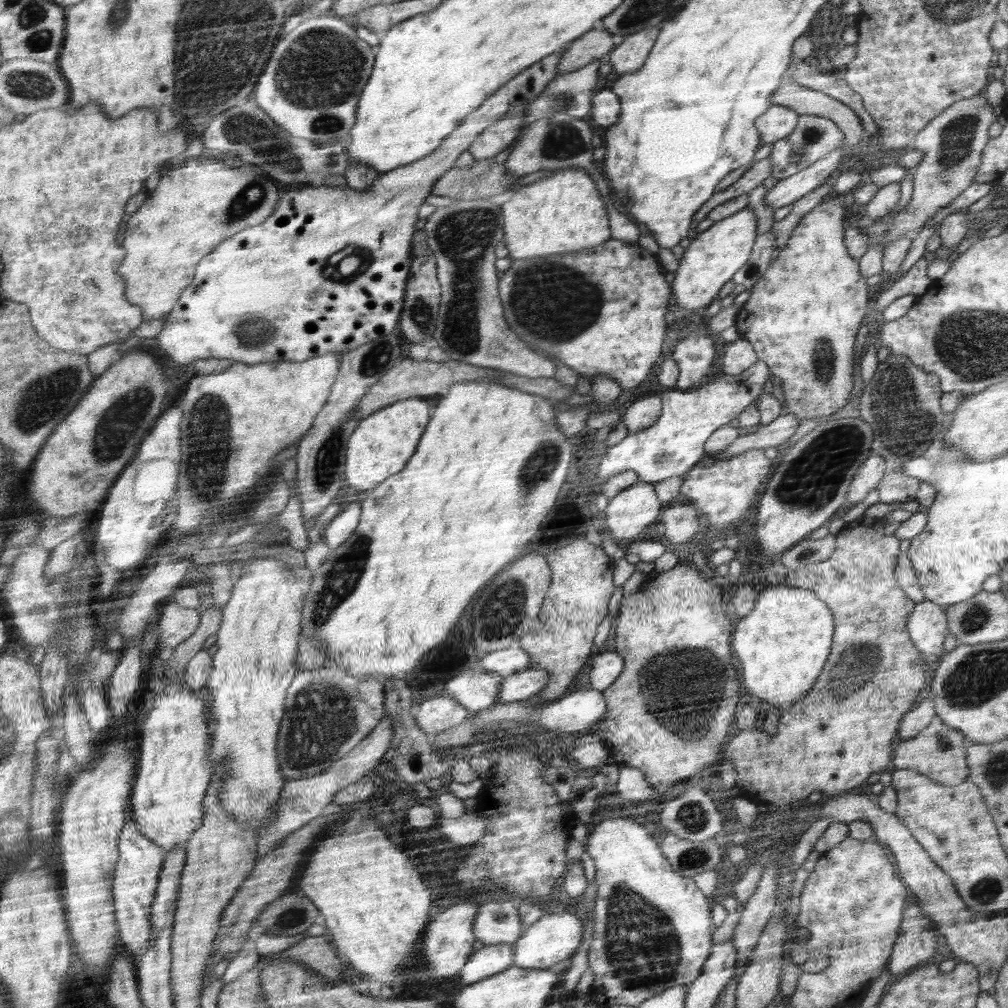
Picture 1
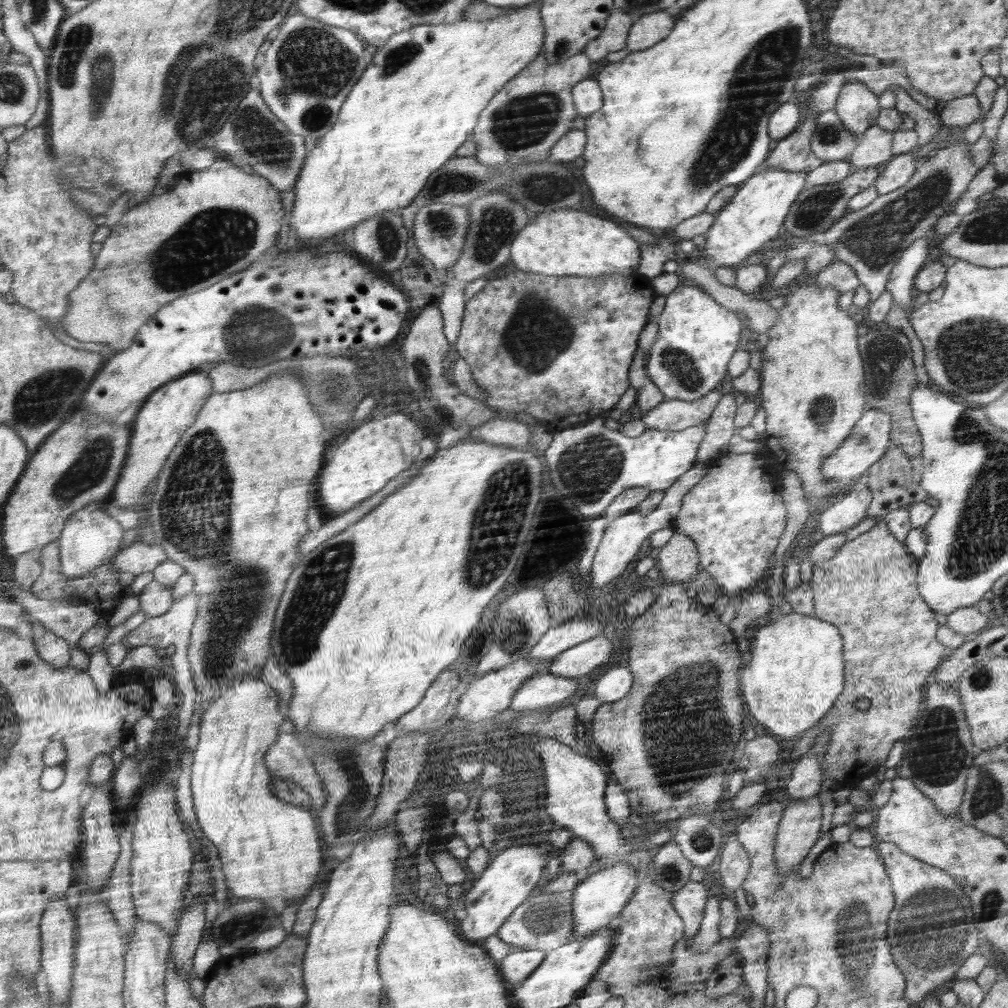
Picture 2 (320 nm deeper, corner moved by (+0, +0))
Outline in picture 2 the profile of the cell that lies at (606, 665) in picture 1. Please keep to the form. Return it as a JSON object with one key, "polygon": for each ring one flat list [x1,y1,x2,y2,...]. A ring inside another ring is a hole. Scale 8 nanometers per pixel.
{"polygon":[[616,666,616,668,610,668,596,682,594,694,598,700,601,700,601,704,615,703,622,700,631,691,632,686,634,686,634,673,631,669]]}

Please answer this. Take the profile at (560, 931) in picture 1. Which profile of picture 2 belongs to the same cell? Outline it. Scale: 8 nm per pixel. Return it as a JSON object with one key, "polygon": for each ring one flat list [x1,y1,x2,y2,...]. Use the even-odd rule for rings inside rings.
{"polygon":[[614,863,590,876,584,875,578,886,572,890,573,938,587,937,595,931,613,925,627,902,635,894,639,883,640,876,637,870,628,863]]}

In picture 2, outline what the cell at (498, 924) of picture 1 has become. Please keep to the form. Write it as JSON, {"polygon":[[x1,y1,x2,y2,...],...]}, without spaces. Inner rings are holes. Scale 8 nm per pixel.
{"polygon":[[571,891,563,893,534,893,529,896,514,914,497,931,497,935,513,947,540,949,549,953,563,947,574,936,572,916,573,896]]}

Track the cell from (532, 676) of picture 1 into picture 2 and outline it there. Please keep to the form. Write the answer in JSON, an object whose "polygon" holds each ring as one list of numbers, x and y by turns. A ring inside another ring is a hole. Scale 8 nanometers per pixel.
{"polygon":[[600,634,555,656,548,672,568,678,582,678,606,663,612,652,612,642]]}

